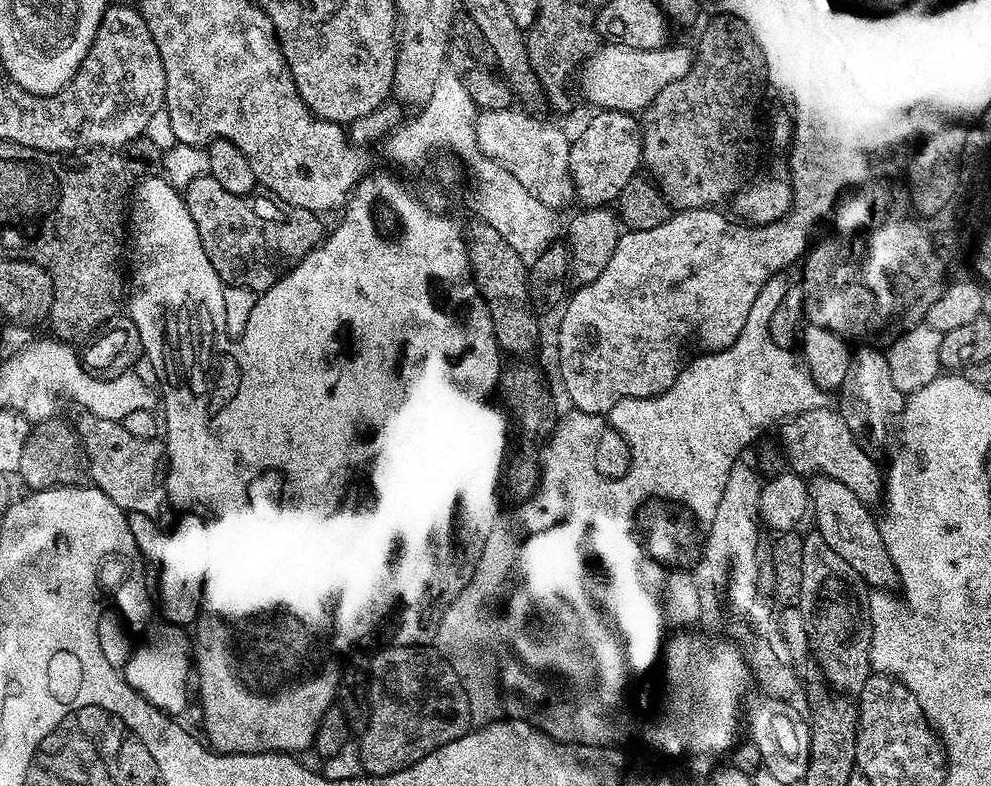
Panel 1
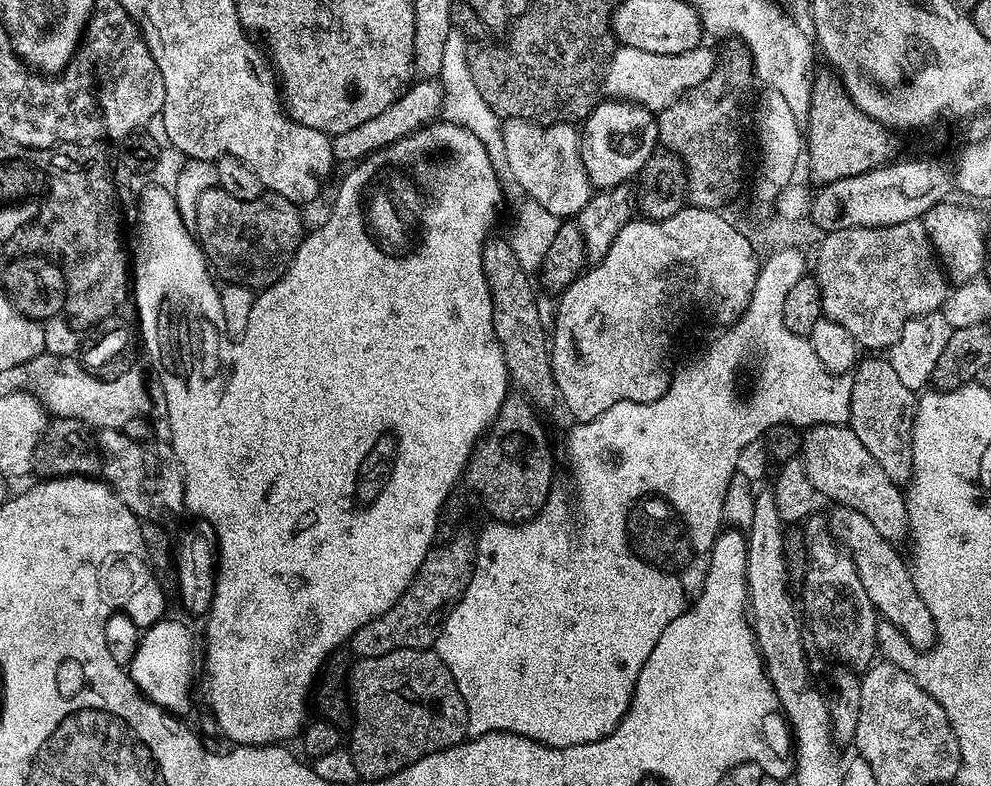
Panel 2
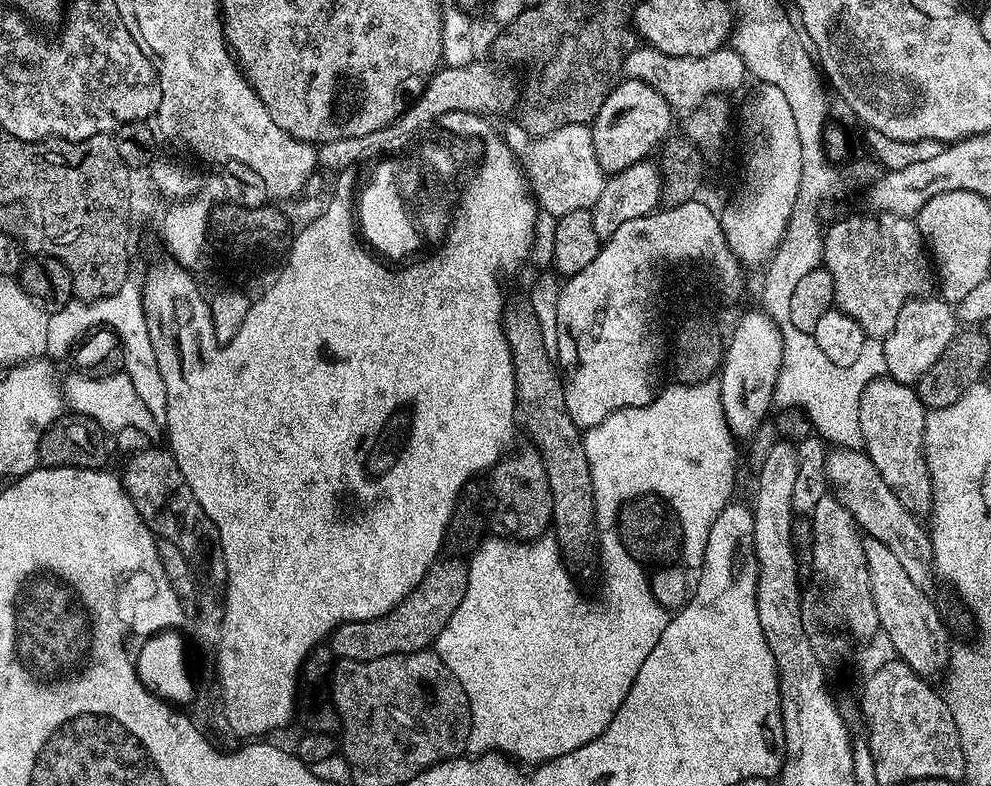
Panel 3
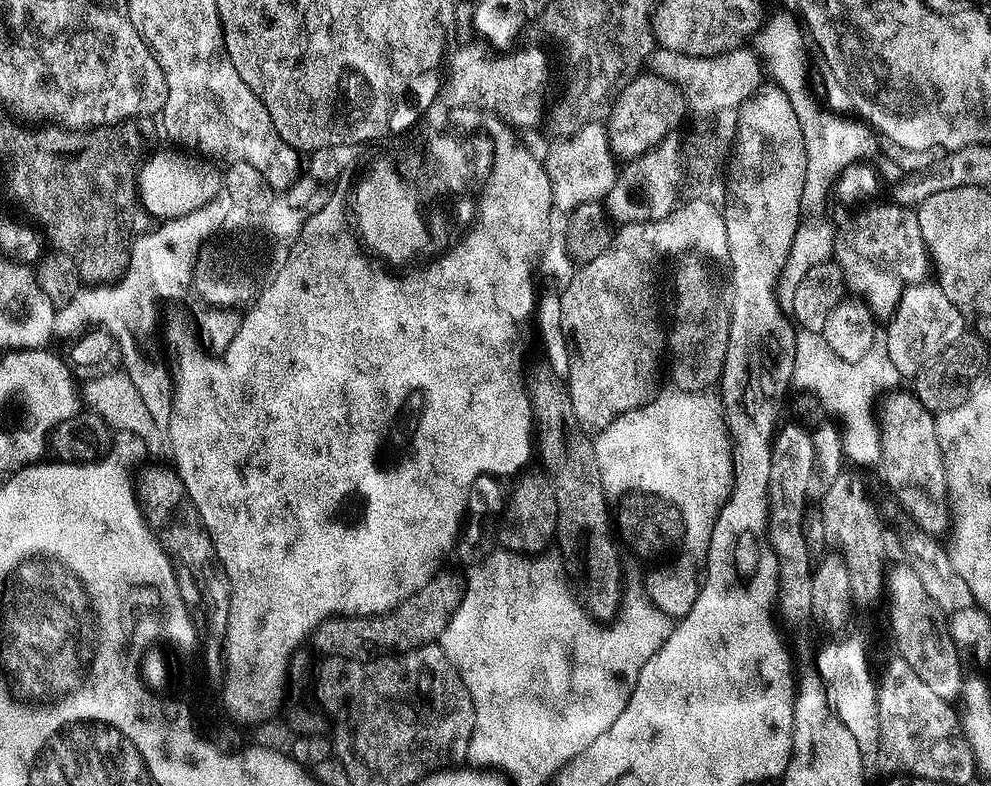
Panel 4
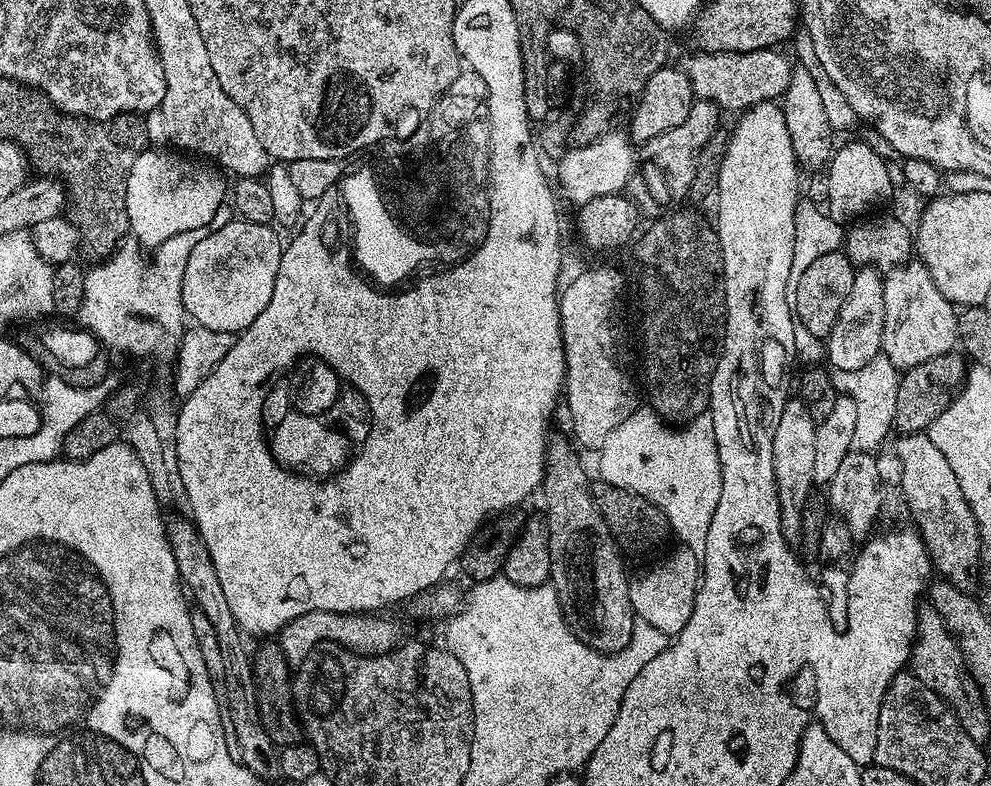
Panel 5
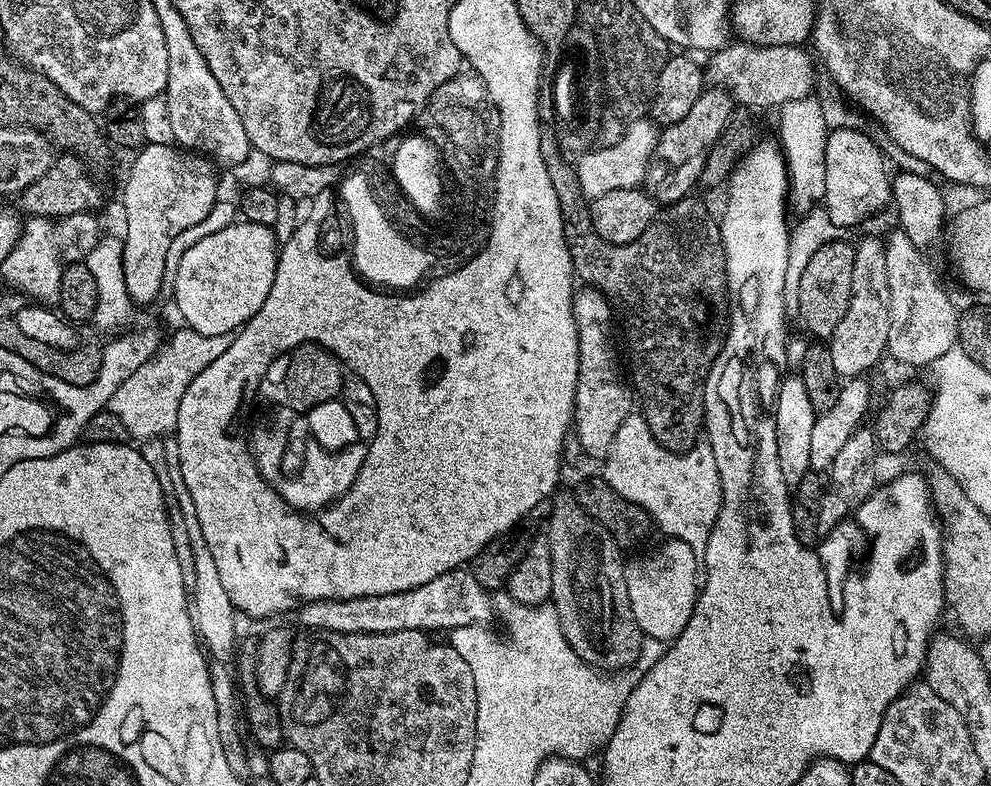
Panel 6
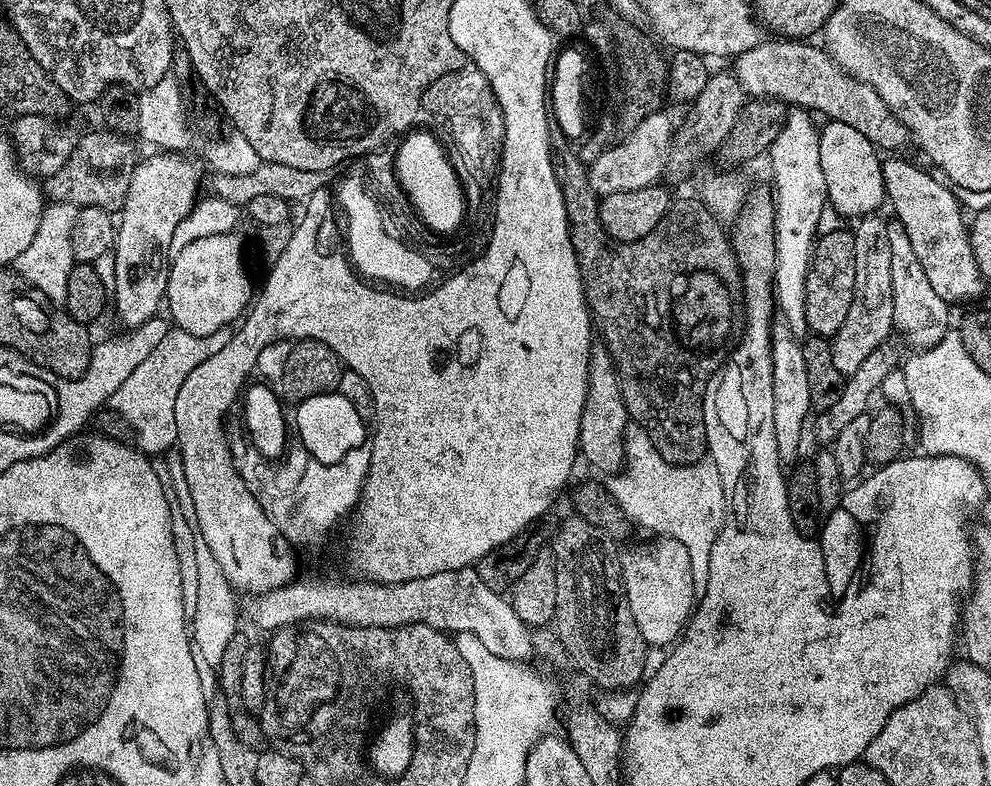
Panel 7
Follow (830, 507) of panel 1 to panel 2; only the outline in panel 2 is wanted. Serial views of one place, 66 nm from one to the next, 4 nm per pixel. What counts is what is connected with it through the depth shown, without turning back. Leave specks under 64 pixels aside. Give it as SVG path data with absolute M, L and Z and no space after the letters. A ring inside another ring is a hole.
M843 506L833 507L828 516L828 526L837 542L844 545L852 554L856 563L858 576L862 578L862 586L866 586L866 594L870 594L870 602L877 613L887 623L897 628L917 650L927 650L936 643L936 627L930 610L926 610L926 602L918 594L912 581L909 565L896 553L897 545L887 540L875 530L866 515L858 510Z

